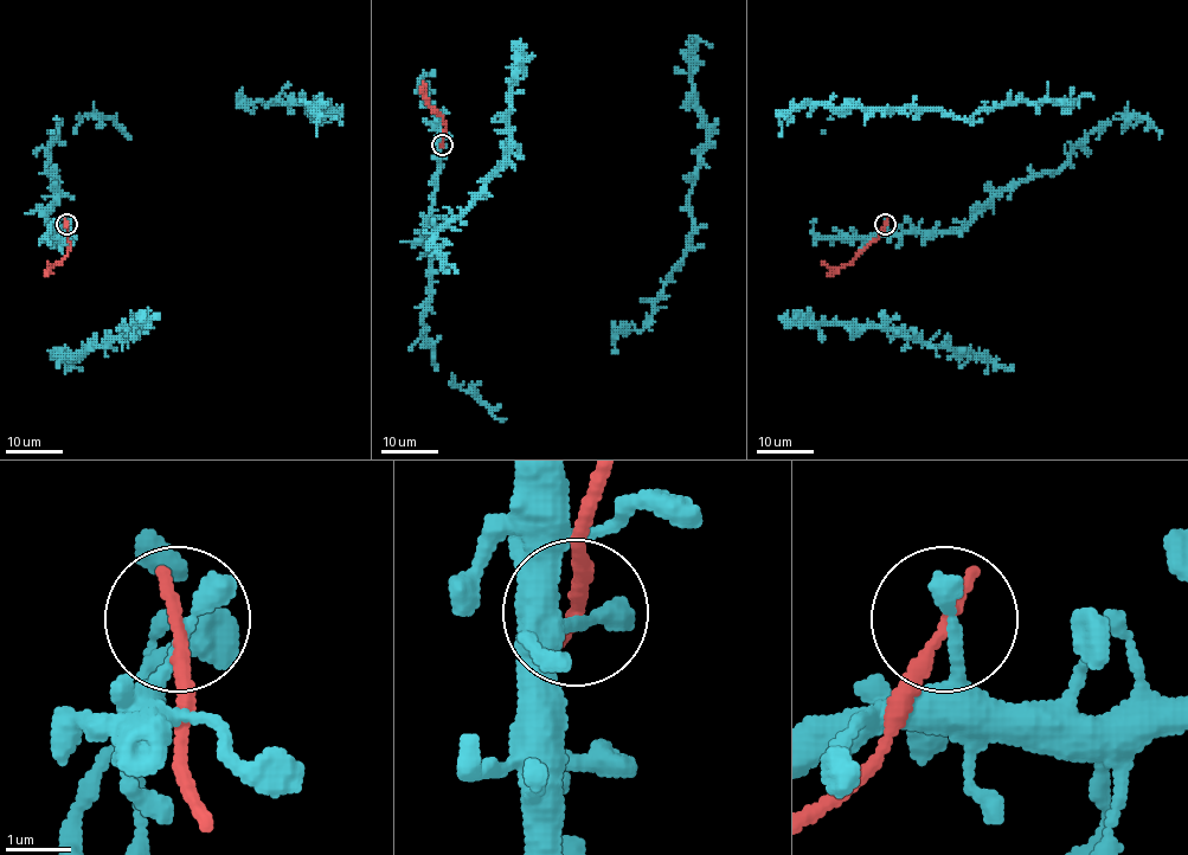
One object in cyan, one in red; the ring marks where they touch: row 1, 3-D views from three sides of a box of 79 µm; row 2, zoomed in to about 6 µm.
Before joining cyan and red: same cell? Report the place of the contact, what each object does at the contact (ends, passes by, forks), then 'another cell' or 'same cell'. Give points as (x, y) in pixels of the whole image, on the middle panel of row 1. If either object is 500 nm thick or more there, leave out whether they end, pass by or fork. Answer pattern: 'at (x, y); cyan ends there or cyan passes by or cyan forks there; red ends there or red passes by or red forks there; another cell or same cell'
at (442, 145); cyan ends there; red ends there; another cell

